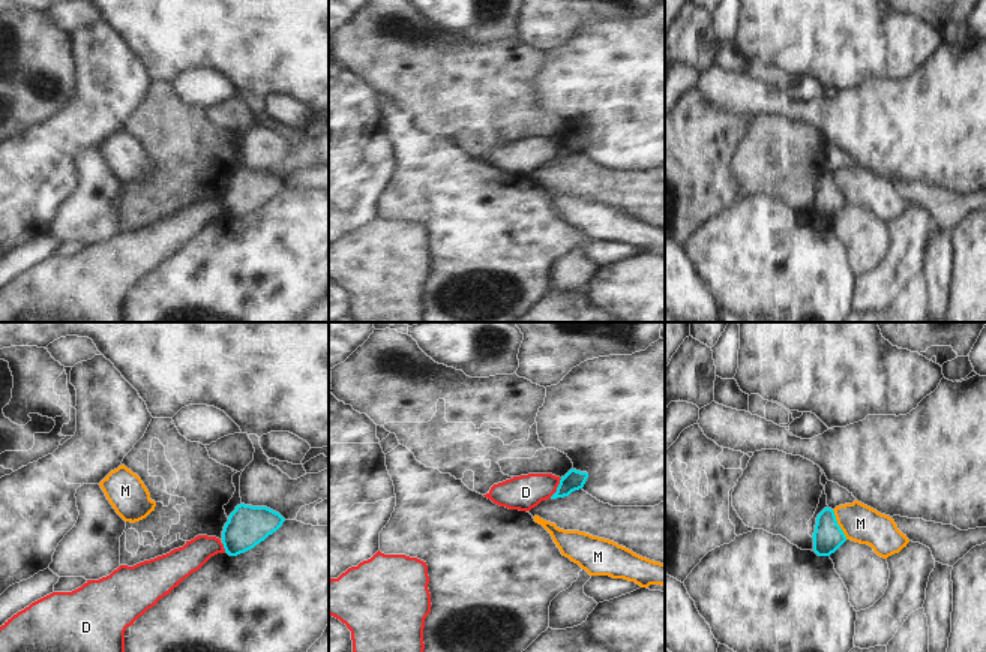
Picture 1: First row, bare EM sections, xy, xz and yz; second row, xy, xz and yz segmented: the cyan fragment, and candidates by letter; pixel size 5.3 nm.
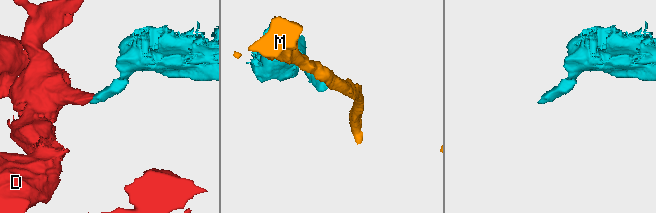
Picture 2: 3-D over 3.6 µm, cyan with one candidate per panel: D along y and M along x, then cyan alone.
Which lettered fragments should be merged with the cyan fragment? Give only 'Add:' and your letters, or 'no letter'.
Add: no letter

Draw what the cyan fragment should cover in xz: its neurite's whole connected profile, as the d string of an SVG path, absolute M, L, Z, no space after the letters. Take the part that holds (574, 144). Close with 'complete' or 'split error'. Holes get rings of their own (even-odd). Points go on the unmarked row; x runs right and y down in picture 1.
M570 133L564 141L561 141L557 156L551 162L557 163L569 160L572 156L582 153L587 142L587 136Z; complete

